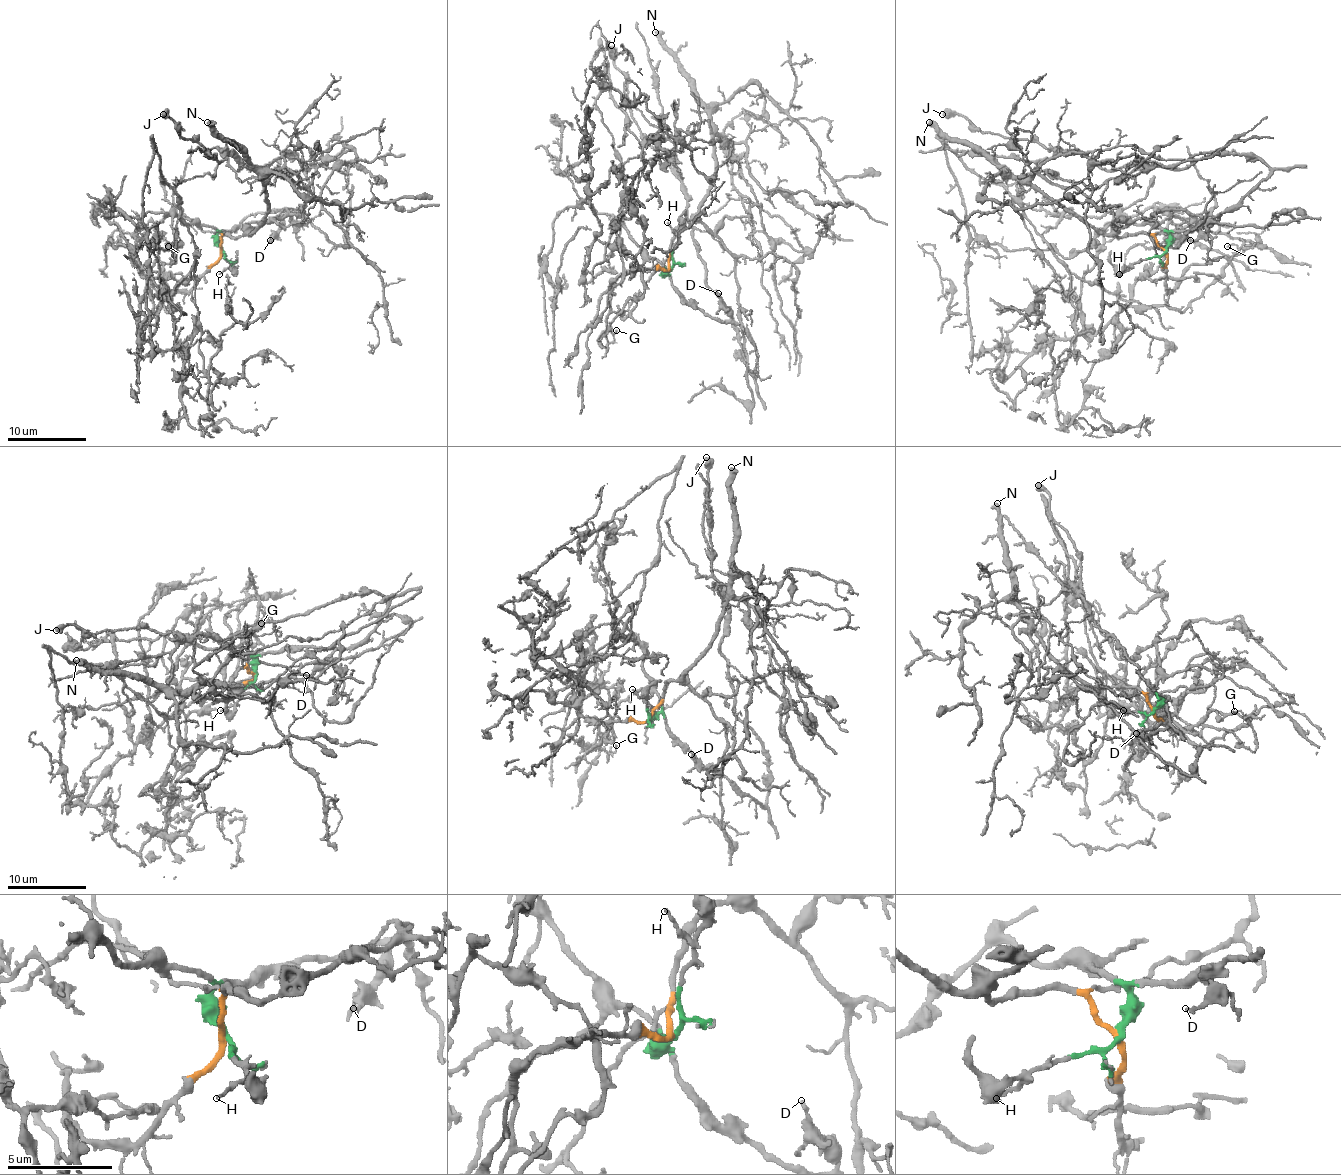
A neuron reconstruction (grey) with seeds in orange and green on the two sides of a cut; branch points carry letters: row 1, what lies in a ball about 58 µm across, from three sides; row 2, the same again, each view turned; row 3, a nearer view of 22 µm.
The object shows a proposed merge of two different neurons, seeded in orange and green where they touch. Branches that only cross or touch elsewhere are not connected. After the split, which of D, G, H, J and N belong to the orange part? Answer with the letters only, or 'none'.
G, N

